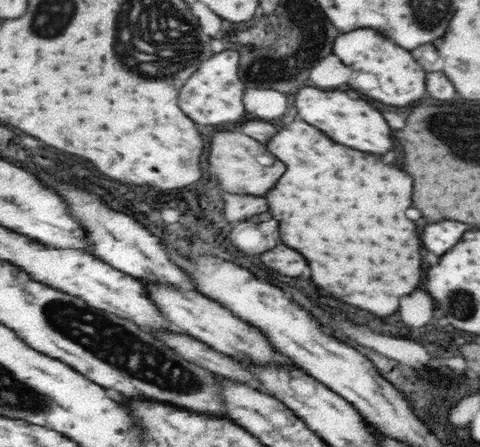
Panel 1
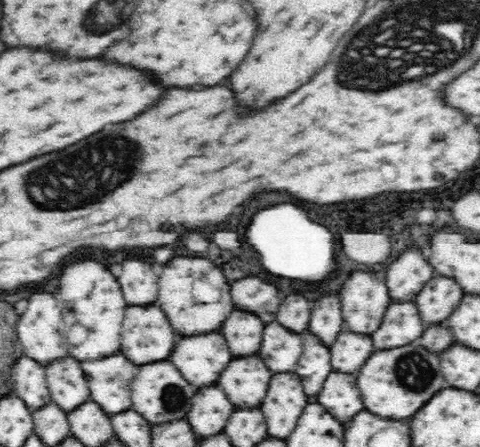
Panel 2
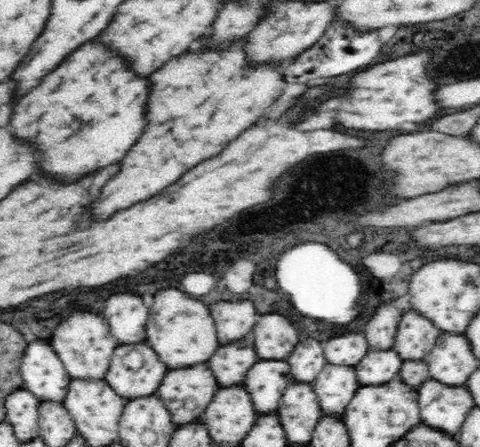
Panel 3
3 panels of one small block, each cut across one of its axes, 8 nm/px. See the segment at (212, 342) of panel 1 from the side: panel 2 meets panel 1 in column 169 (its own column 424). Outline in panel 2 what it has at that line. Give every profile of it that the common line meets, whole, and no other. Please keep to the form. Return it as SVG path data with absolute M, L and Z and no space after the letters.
M436 274L424 284L418 298L414 300L420 308L420 316L432 324L444 324L458 304L464 300L464 288L452 276Z

